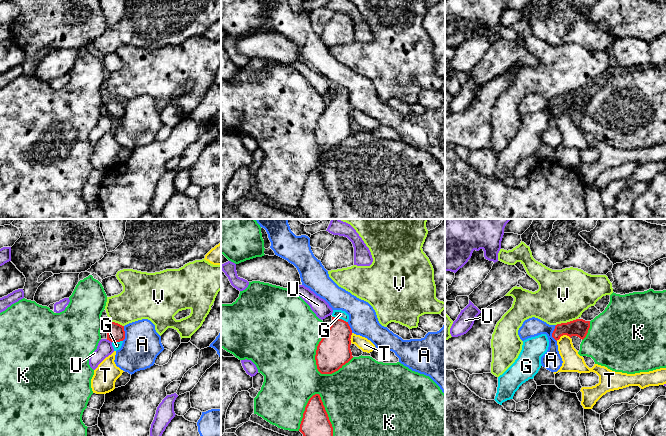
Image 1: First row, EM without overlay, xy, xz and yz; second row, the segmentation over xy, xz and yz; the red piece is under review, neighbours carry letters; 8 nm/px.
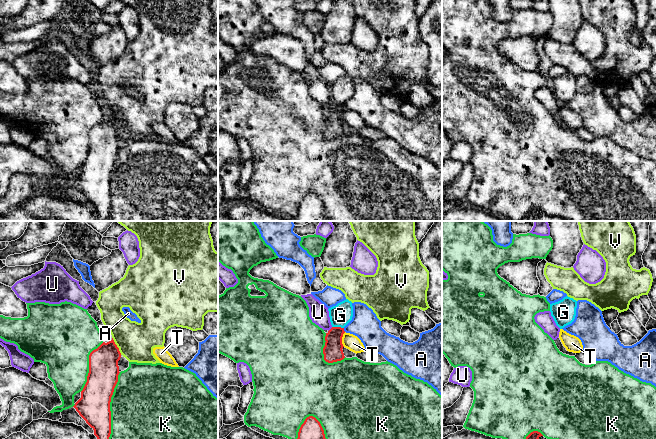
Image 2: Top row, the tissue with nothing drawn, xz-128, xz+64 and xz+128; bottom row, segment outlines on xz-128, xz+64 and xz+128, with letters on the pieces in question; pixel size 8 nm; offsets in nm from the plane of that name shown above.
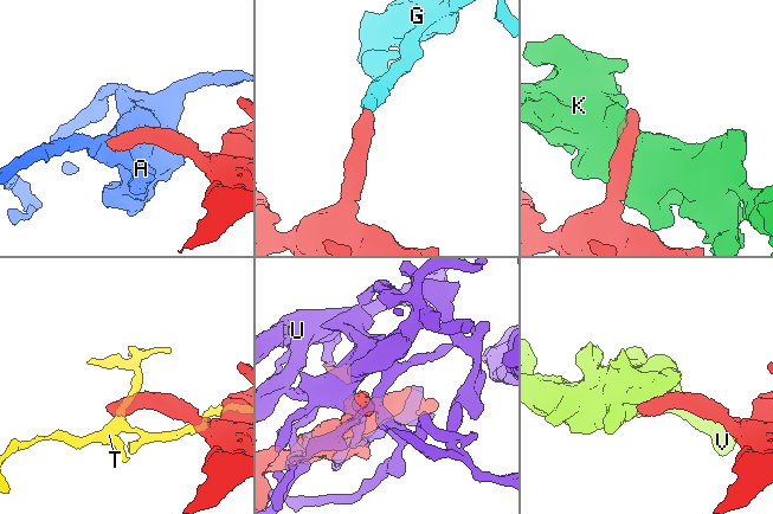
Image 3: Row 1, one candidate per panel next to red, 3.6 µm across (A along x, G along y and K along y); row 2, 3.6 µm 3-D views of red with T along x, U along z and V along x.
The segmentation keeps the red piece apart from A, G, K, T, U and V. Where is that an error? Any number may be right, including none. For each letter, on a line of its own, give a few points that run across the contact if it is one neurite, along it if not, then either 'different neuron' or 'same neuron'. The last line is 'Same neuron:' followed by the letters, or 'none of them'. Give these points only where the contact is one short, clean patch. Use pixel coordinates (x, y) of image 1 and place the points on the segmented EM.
A: yz (555, 325), (552, 337), (556, 341) | different neuron
G: xz (334, 349), (339, 334), (340, 319), (340, 314) | same neuron
K: different neuron
T: different neuron
U: different neuron
V: yz (577, 318), (556, 325) | different neuron
Same neuron: G

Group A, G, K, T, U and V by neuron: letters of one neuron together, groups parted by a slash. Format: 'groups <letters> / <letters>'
groups A / G / K / T / U / V

